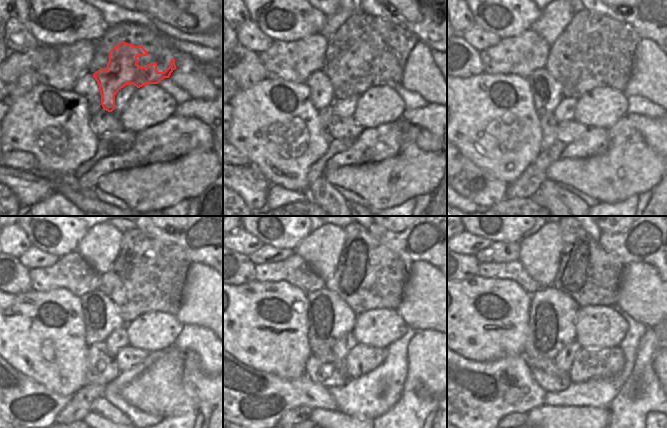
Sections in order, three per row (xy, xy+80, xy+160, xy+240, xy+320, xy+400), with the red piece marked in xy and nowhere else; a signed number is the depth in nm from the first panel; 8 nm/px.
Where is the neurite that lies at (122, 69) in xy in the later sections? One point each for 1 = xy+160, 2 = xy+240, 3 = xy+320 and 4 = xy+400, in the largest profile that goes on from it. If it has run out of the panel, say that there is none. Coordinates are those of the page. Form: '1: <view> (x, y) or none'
1: xy+160 (576, 79)
2: xy+240 (129, 290)
3: xy+320 (358, 282)
4: xy+400 (583, 276)

